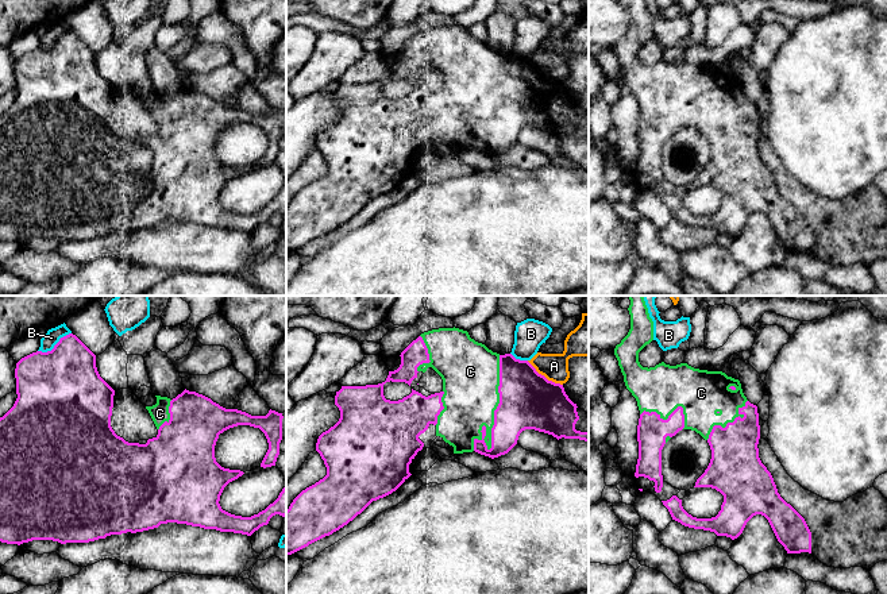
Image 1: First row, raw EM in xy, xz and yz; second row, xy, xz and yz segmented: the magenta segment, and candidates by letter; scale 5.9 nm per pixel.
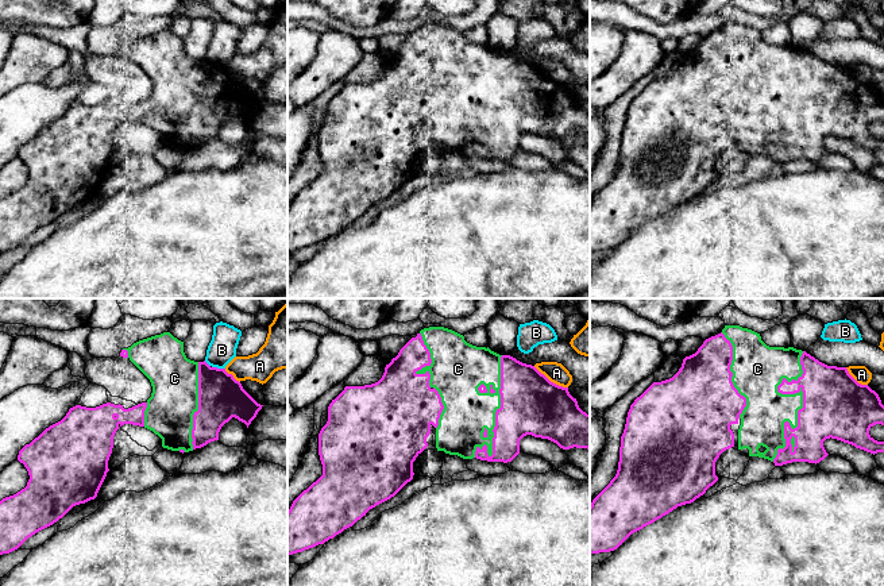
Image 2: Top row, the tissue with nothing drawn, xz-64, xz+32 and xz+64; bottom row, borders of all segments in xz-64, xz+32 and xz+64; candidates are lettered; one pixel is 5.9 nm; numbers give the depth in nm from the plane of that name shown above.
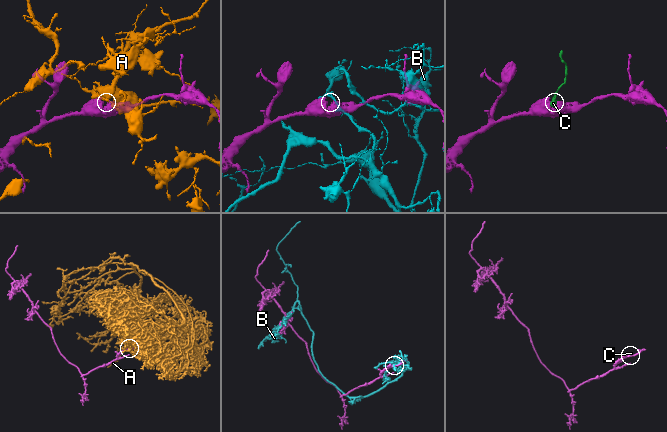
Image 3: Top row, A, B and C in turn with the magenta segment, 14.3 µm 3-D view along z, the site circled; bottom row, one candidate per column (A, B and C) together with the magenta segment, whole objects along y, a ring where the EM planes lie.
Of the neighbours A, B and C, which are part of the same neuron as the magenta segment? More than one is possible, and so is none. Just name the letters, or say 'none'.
C

